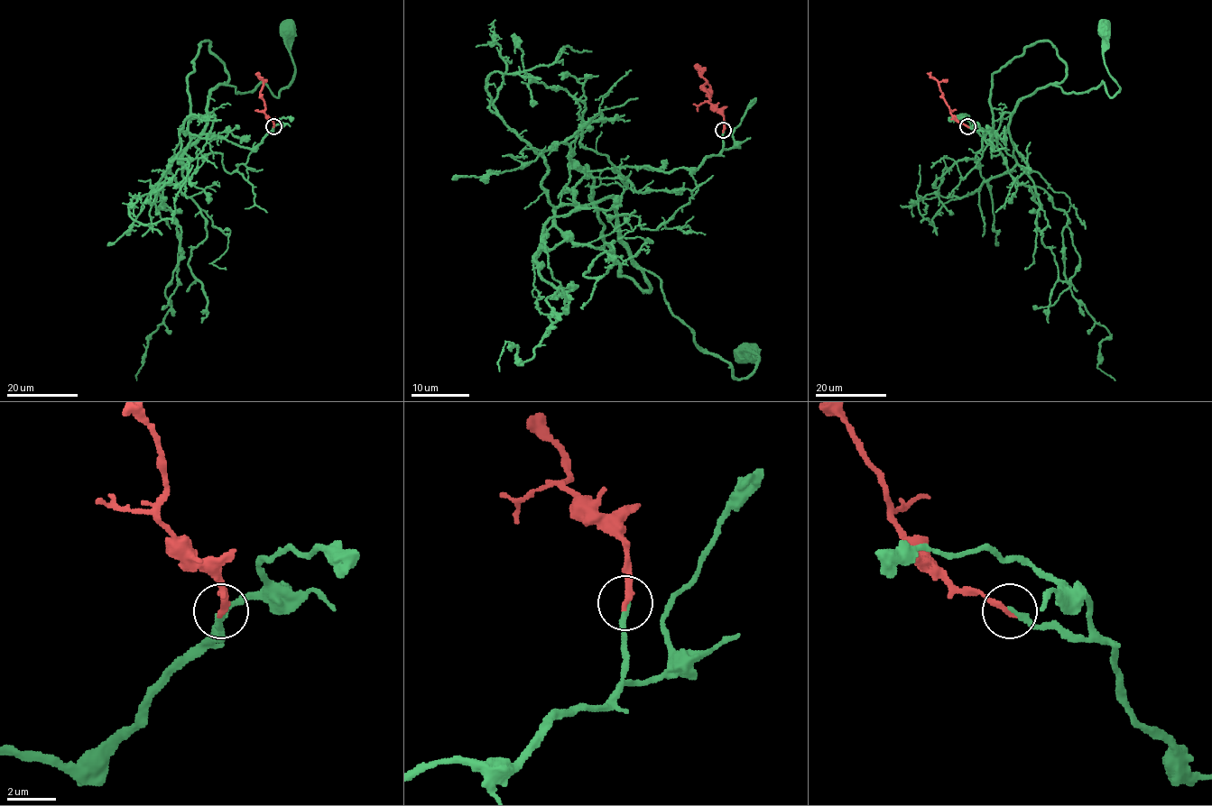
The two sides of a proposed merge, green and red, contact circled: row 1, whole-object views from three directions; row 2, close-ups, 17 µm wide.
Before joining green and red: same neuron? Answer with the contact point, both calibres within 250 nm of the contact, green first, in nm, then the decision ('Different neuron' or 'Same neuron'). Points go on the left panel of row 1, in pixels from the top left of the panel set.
Place: (273, 126). Thickness 240 nm (green) against 260 nm. Same neuron

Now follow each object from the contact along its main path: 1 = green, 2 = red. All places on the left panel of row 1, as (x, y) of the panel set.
1: (273, 126), (252, 148), (208, 139), (208, 97), (261, 82), (277, 96), (295, 71), (287, 30)
2: (273, 126), (273, 122), (264, 113), (264, 103), (260, 94), (263, 82), (256, 73)

